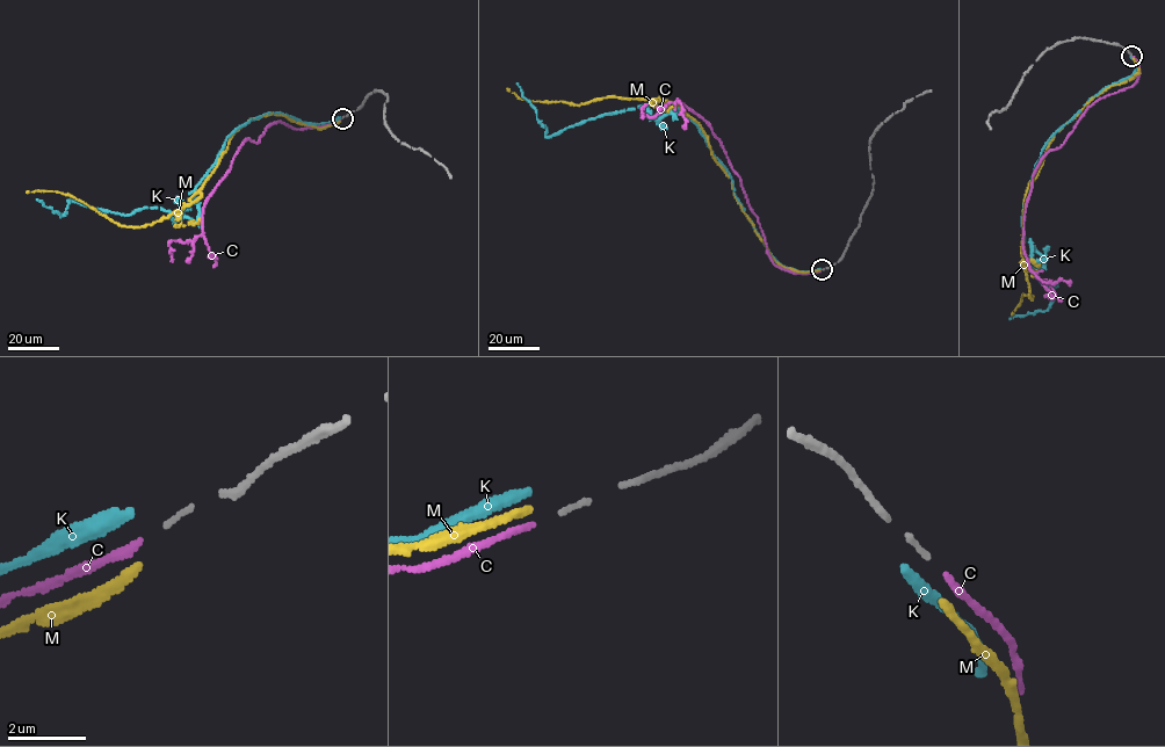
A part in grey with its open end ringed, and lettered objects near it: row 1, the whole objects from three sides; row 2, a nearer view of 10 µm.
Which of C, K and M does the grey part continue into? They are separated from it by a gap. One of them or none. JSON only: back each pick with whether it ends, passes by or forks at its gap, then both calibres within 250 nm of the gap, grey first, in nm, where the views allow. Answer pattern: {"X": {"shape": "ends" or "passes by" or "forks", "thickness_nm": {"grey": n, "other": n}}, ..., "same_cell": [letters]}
{"C": {"shape": "ends", "thickness_nm": {"grey": 110, "other": 170}}, "same_cell": ["C"]}

